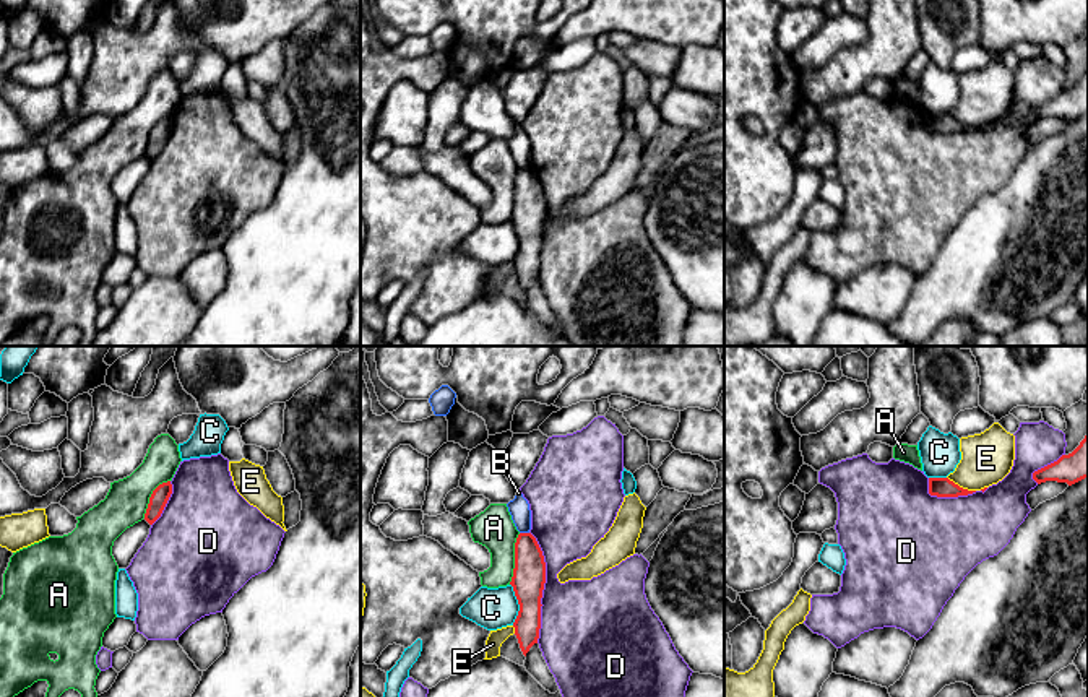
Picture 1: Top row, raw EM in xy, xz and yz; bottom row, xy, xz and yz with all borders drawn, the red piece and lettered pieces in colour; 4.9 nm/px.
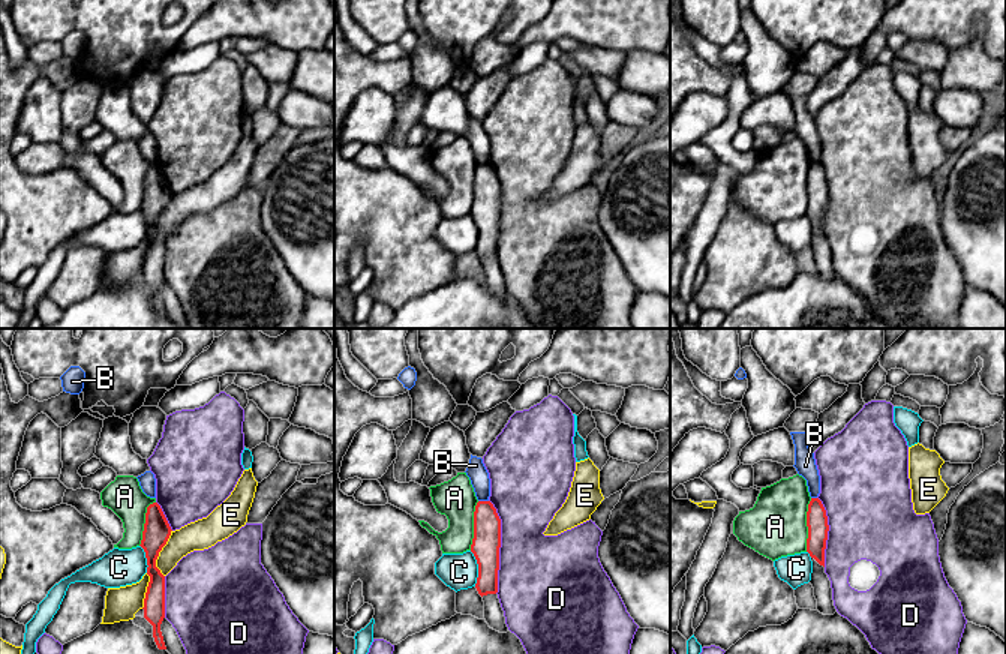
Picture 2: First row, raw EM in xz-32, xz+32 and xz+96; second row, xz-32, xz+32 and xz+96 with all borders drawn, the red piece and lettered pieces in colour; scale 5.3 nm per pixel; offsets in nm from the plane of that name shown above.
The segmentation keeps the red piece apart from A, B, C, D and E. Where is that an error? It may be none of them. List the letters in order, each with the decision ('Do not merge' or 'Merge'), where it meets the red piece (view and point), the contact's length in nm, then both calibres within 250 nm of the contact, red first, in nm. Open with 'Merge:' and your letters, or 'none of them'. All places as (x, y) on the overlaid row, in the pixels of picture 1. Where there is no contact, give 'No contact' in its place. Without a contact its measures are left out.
Merge: none of them
A: Do not merge. Touches red at xz (515, 559). Shared border 260 nm. Thickness 160 nm (red) against 200 nm
B: Do not merge. Touches red at xz (525, 533). Shared border 50 nm. Thickness 160 nm (red) against 100 nm
C: Do not merge. Touches red at xz (518, 603). Shared border 200 nm. Thickness 160 nm (red) against 200 nm
D: Do not merge. Touches red at xz (543, 587). Shared border 550 nm. Thickness 160 nm (red) against 400 nm
E: Do not merge. Touches red at yz (962, 488). Shared border 160 nm. Thickness 100 nm (red) against 260 nm

